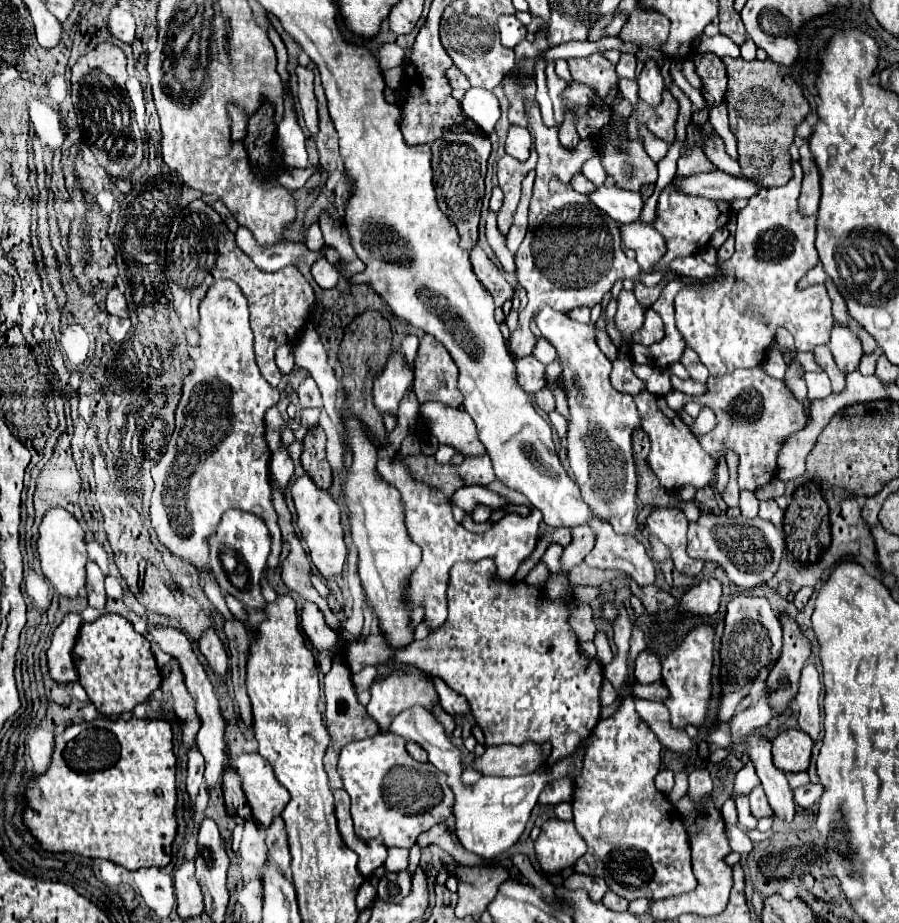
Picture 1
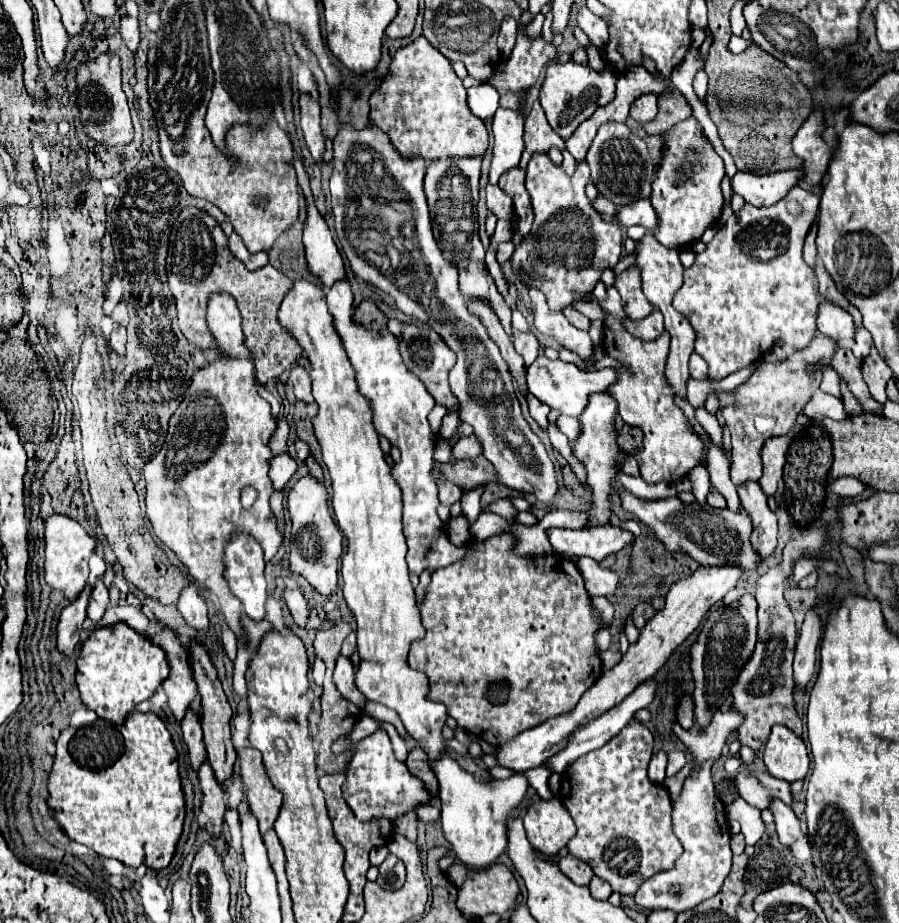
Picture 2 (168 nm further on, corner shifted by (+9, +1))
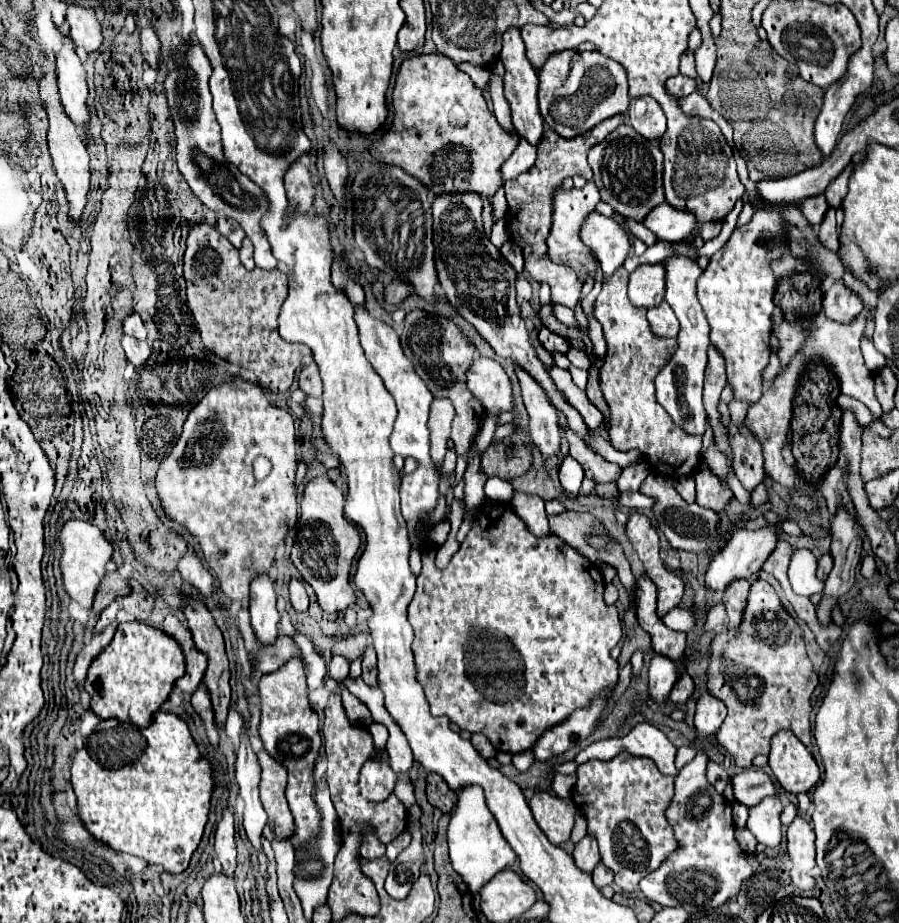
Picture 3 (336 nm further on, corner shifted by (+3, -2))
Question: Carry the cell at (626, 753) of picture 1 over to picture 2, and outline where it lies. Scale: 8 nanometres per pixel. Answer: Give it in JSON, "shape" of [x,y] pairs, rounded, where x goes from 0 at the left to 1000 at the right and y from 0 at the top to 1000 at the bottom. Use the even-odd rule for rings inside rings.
{"shape":[[[704,778],[689,795],[684,795],[673,808],[642,821],[633,832],[624,839],[624,856],[622,865],[633,875],[642,904],[633,910],[633,925],[651,932],[660,945],[675,953],[680,962],[689,969],[704,971],[709,960],[717,951],[724,951],[729,943],[742,943],[758,927],[758,912],[749,904],[746,895],[746,865],[737,849],[726,849],[720,843],[720,828],[726,817],[726,797],[724,793]]]}

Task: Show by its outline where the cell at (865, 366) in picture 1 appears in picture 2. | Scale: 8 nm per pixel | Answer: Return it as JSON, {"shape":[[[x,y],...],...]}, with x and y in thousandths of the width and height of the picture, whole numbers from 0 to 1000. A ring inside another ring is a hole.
{"shape":[[[956,353],[956,355],[951,355],[951,366],[949,366],[949,384],[956,388],[956,390],[960,390],[964,384],[967,384],[967,379],[969,379],[969,375],[971,375],[971,371],[969,371],[969,362],[960,355],[960,353]]]}

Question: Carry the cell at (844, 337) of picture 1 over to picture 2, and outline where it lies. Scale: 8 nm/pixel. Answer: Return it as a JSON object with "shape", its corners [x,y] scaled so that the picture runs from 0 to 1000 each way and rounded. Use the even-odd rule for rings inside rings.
{"shape":[[[913,325],[911,329],[909,358],[922,366],[931,366],[931,371],[947,368],[951,364],[951,351],[947,340],[922,325]]]}

